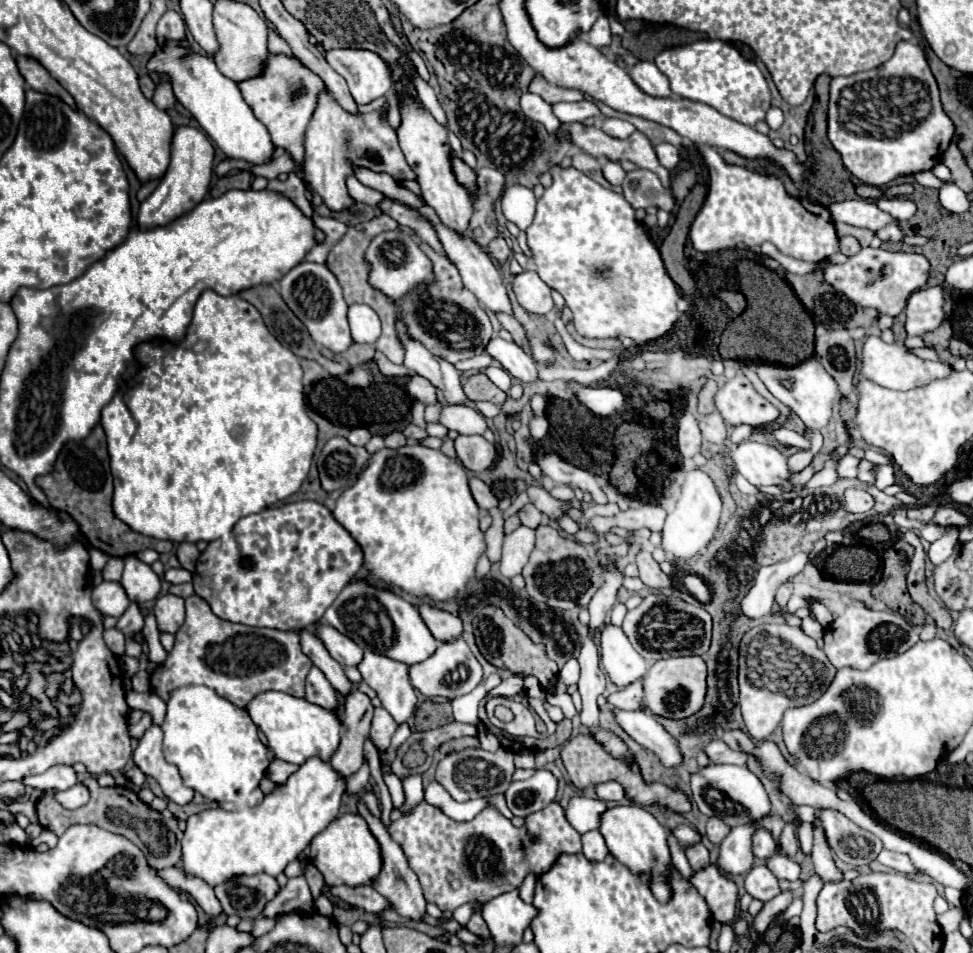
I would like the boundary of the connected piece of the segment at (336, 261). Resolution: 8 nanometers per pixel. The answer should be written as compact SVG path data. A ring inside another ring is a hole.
M376 216L368 222L360 222L356 226L350 226L348 232L342 236L342 240L330 250L328 254L328 260L326 260L326 266L332 270L332 274L338 278L342 290L344 290L344 300L348 304L368 304L382 320L382 336L378 338L376 342L376 350L384 352L386 358L394 364L402 364L402 358L404 358L404 350L400 348L398 340L396 340L396 332L394 332L394 320L396 320L396 308L392 308L392 304L388 304L388 300L384 300L384 296L380 296L380 292L372 290L370 284L366 282L366 276L368 276L368 264L364 264L364 248L368 248L372 236L384 232L384 230L394 230L398 224L396 220L392 220L390 216Z

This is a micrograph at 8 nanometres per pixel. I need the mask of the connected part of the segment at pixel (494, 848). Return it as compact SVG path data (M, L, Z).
M422 802L412 814L392 822L388 832L402 846L410 868L422 884L424 898L440 910L456 910L474 900L484 904L498 894L518 888L530 870L538 876L544 874L562 852L574 854L582 850L580 834L568 824L564 810L556 802L530 814L522 828L512 826L494 806L486 806L470 822L456 822Z

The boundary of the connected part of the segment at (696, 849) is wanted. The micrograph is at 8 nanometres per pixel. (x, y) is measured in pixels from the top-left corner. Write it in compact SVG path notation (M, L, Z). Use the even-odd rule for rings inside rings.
M696 842L692 846L686 846L686 858L694 870L704 868L708 864L708 850L704 848L702 842Z

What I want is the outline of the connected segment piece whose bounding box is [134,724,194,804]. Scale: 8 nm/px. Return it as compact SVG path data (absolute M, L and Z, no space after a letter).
M152 724L144 736L138 740L138 746L134 750L134 764L148 776L152 776L162 792L176 804L188 804L194 796L194 790L184 786L182 776L178 768L170 762L166 762L162 752L162 738L164 732L160 726Z

